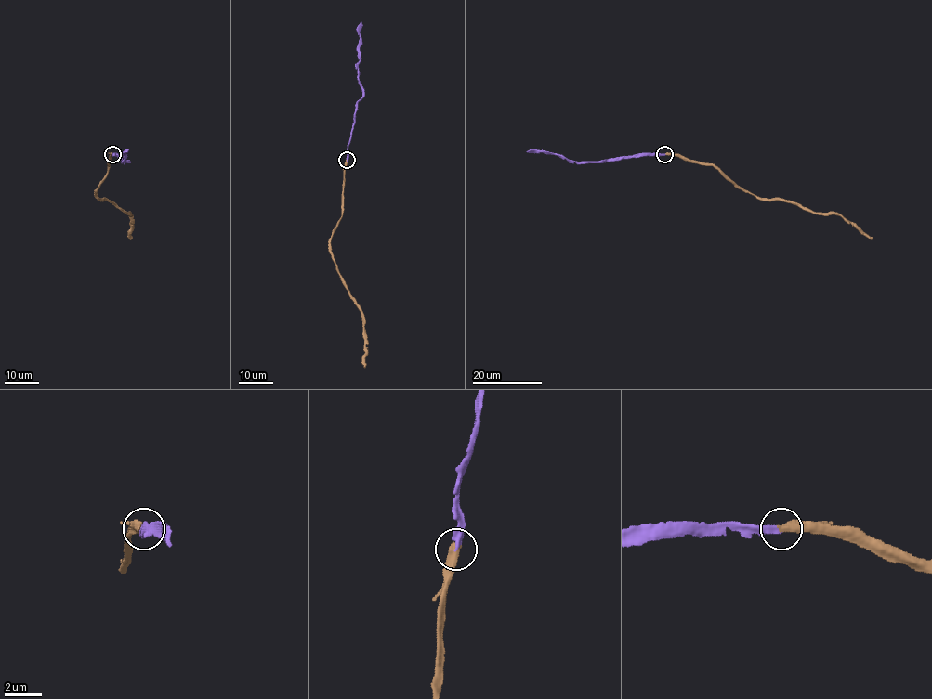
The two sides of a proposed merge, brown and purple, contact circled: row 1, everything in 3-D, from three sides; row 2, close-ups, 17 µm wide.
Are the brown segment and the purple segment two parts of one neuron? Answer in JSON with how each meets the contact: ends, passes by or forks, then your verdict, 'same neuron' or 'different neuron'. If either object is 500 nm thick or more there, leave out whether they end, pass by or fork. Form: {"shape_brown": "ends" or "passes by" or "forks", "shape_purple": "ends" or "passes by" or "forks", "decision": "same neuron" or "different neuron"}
{"decision": "same neuron"}

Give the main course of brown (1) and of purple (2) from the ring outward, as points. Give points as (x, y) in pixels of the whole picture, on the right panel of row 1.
1: (665, 154), (714, 163), (758, 197), (791, 200), (811, 212), (842, 214), (872, 238)
2: (665, 154), (575, 161), (553, 153), (526, 151)

